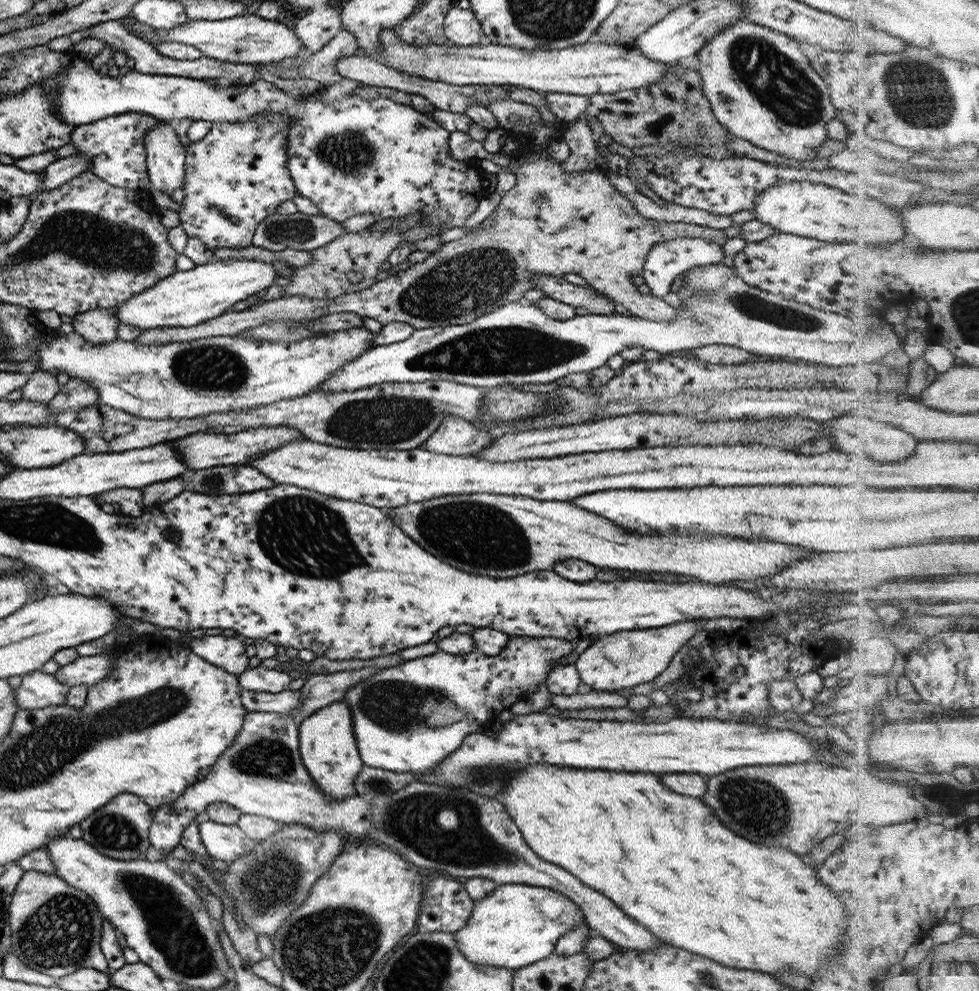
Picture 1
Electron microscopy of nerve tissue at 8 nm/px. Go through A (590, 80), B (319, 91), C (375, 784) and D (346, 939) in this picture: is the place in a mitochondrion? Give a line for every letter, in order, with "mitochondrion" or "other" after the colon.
A: other
B: other
C: mitochondrion
D: mitochondrion

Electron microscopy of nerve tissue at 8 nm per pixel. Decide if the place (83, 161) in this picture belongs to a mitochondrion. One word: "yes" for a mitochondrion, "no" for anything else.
no

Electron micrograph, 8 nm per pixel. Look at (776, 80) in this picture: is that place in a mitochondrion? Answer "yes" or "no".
yes

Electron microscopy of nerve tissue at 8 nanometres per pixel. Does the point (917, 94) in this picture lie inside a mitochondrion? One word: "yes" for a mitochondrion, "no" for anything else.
yes

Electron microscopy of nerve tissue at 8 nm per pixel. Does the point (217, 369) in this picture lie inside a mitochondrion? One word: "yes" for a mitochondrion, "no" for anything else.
yes

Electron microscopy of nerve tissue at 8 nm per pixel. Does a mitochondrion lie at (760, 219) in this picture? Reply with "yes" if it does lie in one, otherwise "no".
no

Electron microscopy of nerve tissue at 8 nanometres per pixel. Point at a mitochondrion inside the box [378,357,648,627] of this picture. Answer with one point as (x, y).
(484, 537)

